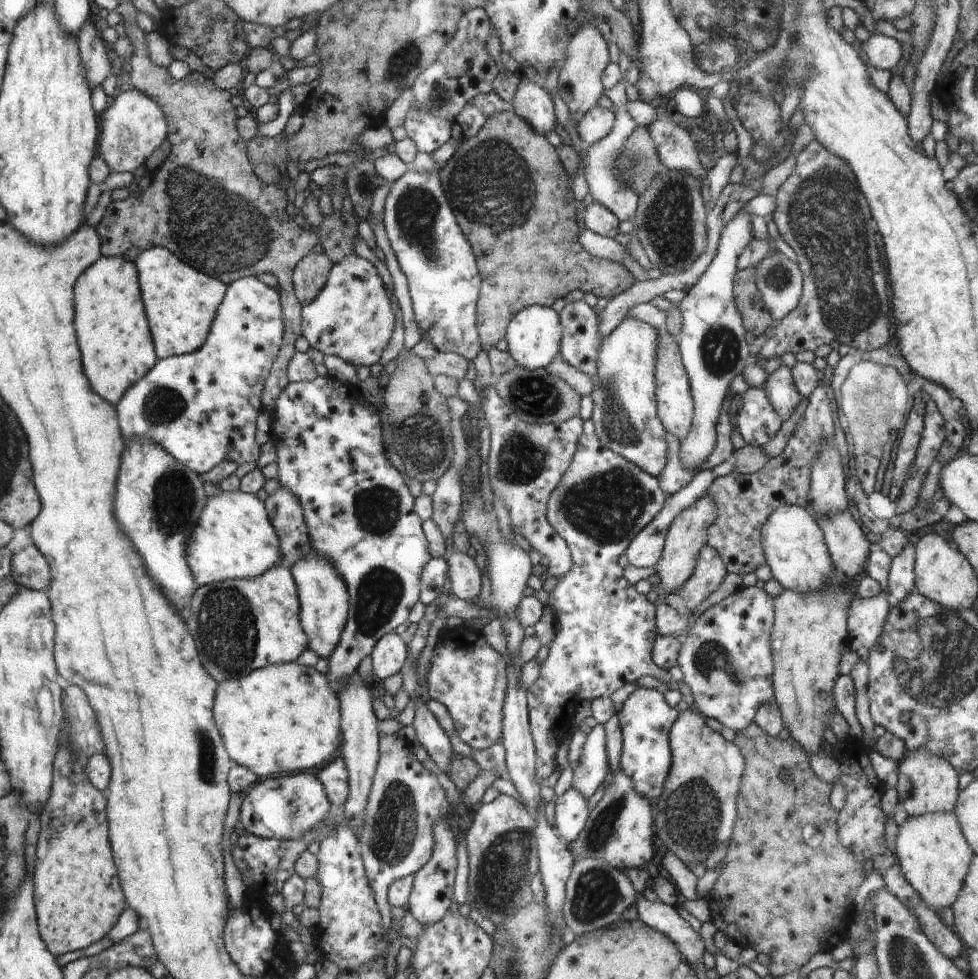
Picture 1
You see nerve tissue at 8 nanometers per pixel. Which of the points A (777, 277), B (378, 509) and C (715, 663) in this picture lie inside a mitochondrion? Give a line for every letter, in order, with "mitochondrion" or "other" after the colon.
A: mitochondrion
B: mitochondrion
C: mitochondrion

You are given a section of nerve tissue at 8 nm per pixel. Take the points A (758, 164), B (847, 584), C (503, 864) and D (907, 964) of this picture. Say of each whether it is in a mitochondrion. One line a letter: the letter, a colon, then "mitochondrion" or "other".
A: other
B: other
C: mitochondrion
D: mitochondrion

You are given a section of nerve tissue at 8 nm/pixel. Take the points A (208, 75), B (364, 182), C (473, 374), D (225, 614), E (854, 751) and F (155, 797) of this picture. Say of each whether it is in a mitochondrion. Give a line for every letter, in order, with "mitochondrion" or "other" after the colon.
A: other
B: mitochondrion
C: other
D: mitochondrion
E: other
F: other

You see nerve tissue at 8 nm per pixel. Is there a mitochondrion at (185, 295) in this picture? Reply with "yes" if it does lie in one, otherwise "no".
no

